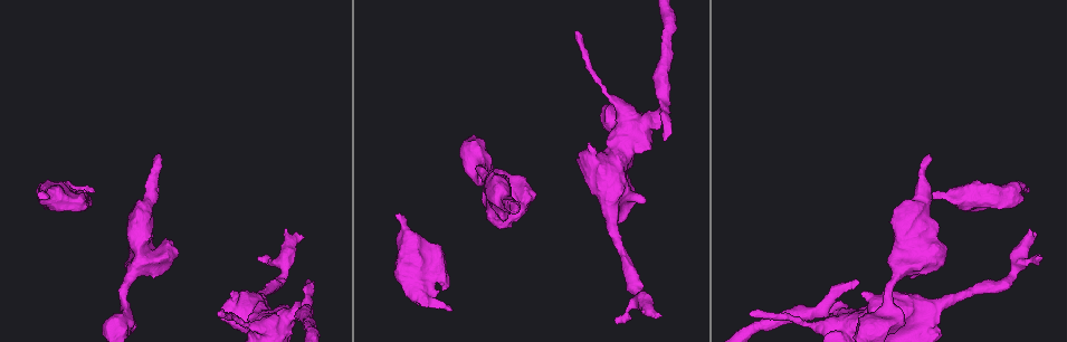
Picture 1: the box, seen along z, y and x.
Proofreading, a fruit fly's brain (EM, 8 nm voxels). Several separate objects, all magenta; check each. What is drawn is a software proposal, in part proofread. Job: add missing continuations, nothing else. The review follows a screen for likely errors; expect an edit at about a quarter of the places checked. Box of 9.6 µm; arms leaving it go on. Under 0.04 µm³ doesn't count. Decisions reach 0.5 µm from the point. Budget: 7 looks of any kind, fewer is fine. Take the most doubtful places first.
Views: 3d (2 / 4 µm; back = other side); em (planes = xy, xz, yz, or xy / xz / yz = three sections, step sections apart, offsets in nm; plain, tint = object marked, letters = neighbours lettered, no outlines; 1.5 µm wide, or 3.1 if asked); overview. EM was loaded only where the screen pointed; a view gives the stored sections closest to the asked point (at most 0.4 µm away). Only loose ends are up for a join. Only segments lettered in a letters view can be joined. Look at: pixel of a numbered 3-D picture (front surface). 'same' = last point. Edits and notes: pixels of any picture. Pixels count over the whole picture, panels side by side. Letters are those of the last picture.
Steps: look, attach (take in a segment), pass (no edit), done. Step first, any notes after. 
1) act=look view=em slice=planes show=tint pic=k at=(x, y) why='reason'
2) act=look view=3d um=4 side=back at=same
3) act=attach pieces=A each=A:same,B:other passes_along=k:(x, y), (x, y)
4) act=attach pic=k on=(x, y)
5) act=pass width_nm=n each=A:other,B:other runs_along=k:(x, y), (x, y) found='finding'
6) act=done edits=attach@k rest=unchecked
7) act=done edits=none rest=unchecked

act=look view=3d um=4 pic=1 at=(515, 211)

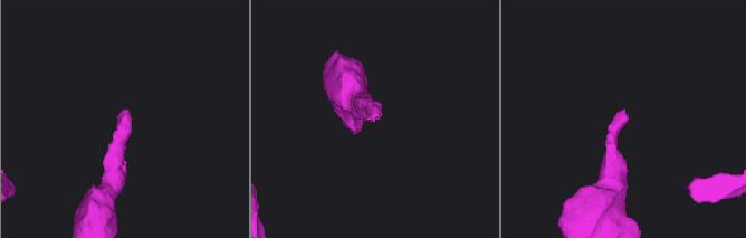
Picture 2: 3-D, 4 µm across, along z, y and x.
act=look view=em um=3.1 slice=xz step=16 show=letters pic=2 at=(374, 118) why='need the tissue'

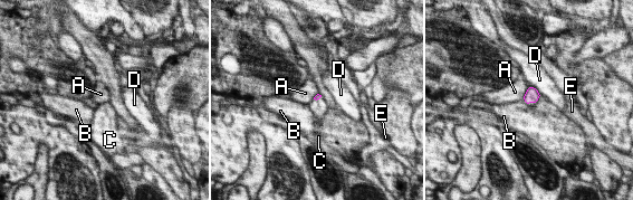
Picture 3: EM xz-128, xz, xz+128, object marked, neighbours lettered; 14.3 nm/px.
act=look view=em um=3.1 slice=planes show=letters at=same why='another direction'

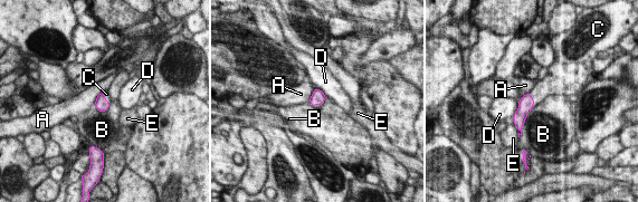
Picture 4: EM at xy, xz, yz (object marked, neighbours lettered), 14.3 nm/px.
act=attach pieces=C width_nm=180 each=A:other,B:other,C:same,D:other,E:other found='it goes on there'

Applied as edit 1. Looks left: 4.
act=look view=3d um=2 pic=1 at=(395, 216) why='an open end'

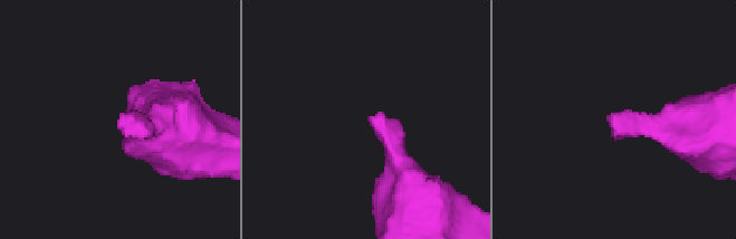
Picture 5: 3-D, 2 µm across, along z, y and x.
act=look view=em slice=yz step=8 show=tint pic=5 at=(609, 126)

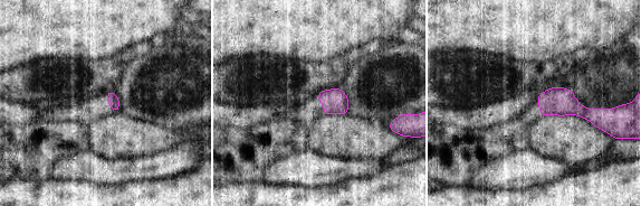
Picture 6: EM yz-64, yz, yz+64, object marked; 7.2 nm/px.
act=look view=em slice=planes show=letters at=same why='cut it another way'

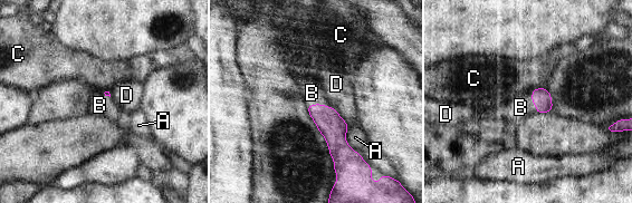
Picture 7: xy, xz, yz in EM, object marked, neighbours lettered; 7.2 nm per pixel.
act=attach pieces=B each=A:other,B:same,C:other,D:other passes_along=7:(331, 125), (319, 104), (312, 93) found='it goes on there'

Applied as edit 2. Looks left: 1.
act=done edits=attach@4,attach@7 rest=unchecked

